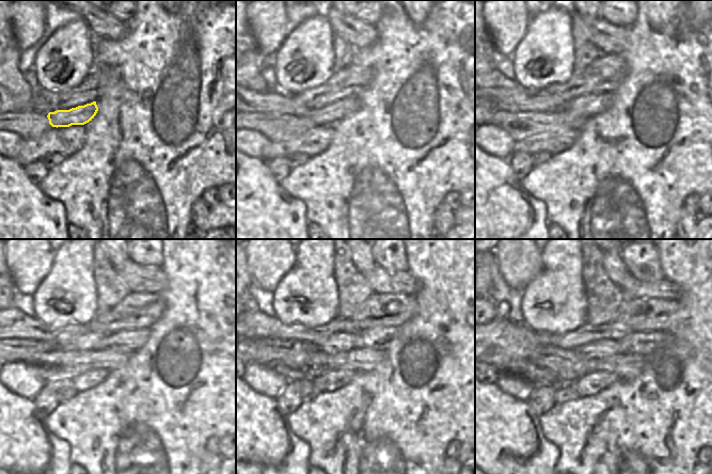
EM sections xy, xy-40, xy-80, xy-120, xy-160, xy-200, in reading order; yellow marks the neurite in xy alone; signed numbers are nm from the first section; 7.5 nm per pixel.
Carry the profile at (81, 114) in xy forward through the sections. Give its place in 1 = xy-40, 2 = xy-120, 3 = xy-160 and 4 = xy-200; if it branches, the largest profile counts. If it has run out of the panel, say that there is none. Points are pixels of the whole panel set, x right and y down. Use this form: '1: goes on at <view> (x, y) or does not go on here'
1: goes on at xy-40 (330, 113)
2: goes on at xy-120 (127, 341)
3: goes on at xy-160 (379, 337)
4: goes on at xy-200 (642, 343)

